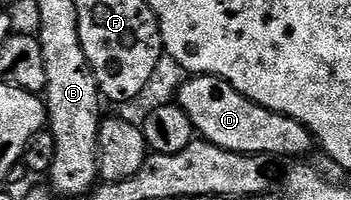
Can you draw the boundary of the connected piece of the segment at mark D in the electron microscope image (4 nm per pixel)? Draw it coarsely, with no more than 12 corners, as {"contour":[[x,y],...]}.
{"contour":[[200,74],[176,105],[228,152],[298,158],[315,149],[304,124]]}

